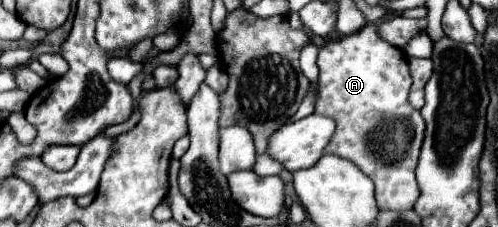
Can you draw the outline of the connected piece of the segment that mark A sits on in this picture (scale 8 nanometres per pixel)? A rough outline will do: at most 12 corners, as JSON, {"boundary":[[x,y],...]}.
{"boundary":[[368,24],[318,54],[326,152],[412,208],[424,140],[406,54]]}

